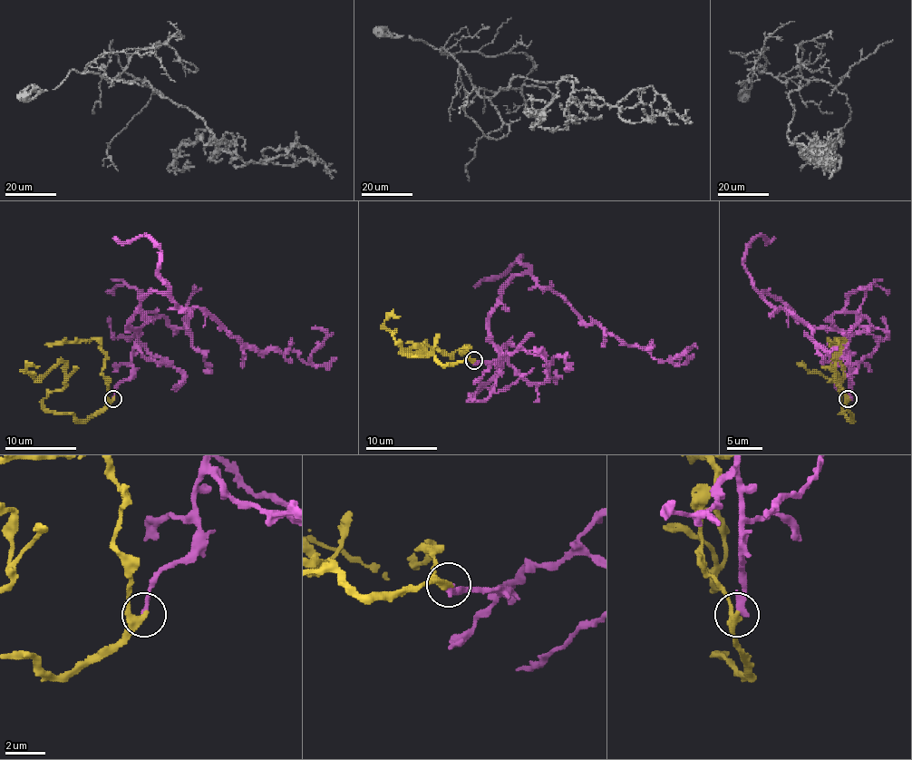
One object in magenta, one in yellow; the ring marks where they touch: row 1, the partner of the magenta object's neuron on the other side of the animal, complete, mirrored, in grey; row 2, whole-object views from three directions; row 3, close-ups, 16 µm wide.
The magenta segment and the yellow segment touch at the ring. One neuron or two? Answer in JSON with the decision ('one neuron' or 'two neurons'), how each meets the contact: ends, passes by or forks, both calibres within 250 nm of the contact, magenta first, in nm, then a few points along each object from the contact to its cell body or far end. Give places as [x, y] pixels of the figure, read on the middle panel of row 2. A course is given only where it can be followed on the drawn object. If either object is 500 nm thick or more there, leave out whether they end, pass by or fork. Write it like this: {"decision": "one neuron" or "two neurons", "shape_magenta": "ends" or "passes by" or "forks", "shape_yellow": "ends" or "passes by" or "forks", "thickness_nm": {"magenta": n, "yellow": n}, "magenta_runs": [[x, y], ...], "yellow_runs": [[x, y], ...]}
{"decision": "one neuron", "shape_magenta": "ends", "shape_yellow": "passes by", "thickness_nm": {"magenta": 320, "yellow": 280}, "magenta_runs": [[473, 361], [498, 359], [489, 311], [516, 276], [528, 274], [586, 324], [654, 357], [686, 357], [673, 363]], "yellow_runs": [[473, 361], [447, 365], [432, 355], [403, 354], [425, 354], [405, 350], [395, 339], [384, 322], [401, 316]]}

